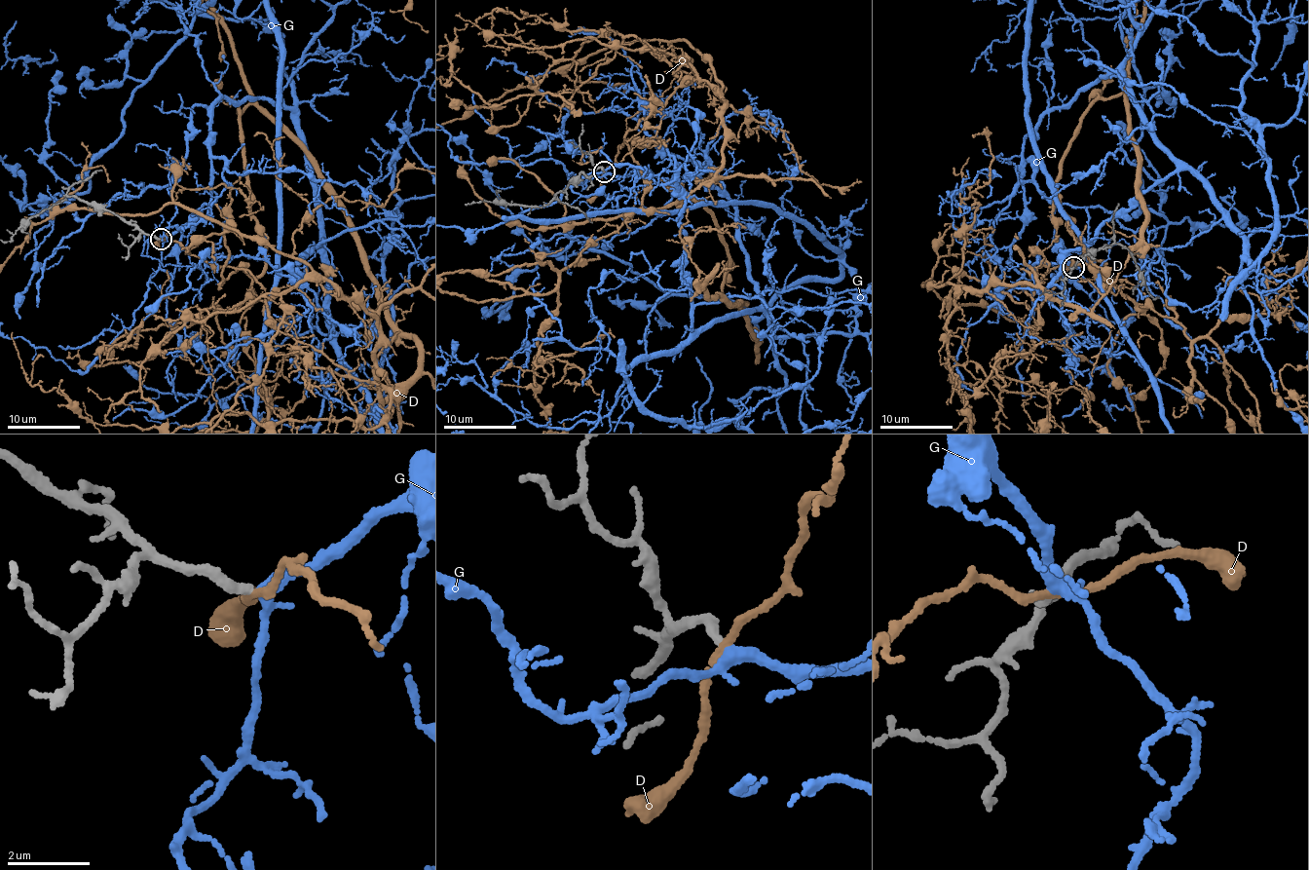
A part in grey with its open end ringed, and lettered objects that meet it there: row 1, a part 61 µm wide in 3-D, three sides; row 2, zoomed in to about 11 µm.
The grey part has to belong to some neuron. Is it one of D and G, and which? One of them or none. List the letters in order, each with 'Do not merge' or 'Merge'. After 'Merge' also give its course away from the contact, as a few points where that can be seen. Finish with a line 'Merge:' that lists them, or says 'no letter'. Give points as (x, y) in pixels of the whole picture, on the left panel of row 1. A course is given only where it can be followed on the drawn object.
D: Do not merge
G: Merge
Merge: G

